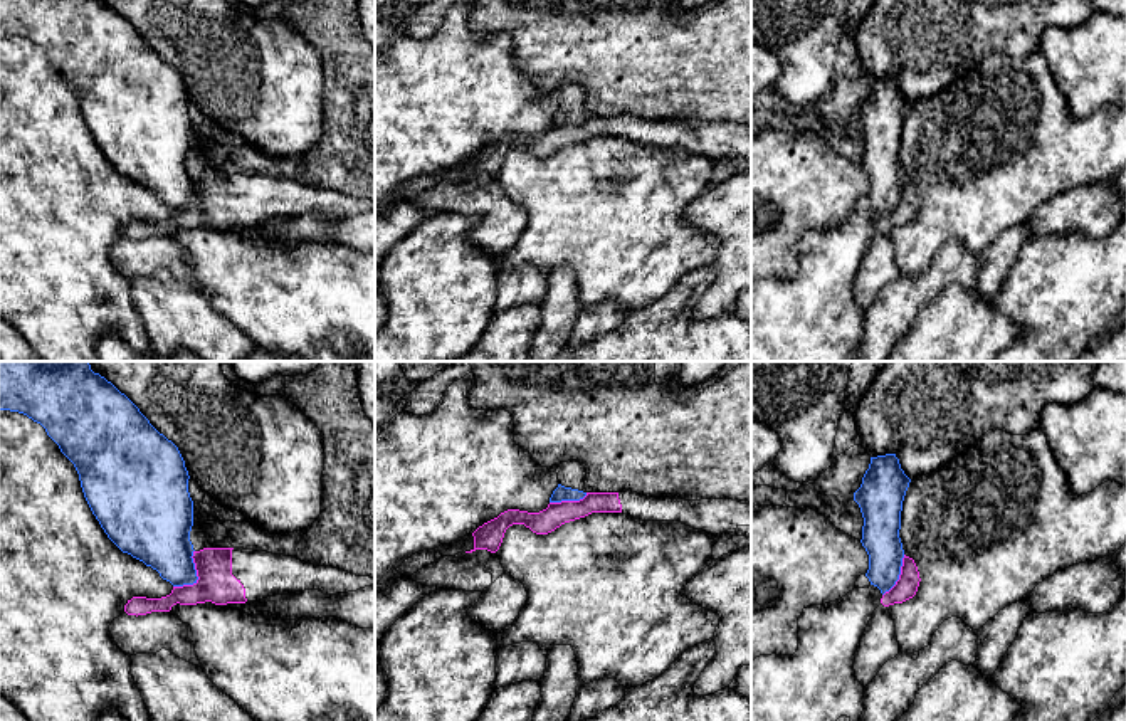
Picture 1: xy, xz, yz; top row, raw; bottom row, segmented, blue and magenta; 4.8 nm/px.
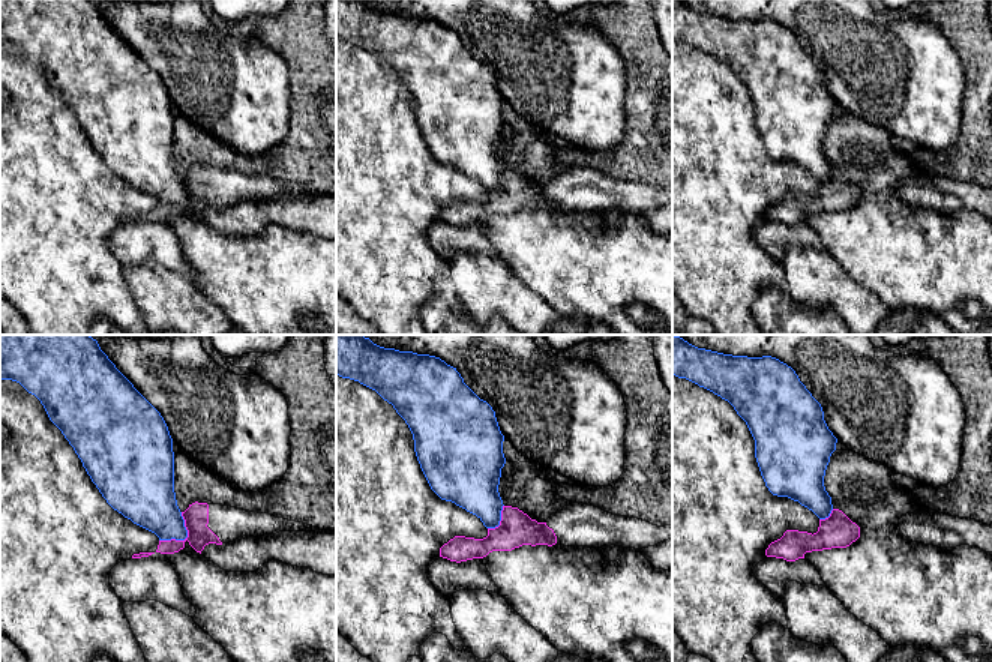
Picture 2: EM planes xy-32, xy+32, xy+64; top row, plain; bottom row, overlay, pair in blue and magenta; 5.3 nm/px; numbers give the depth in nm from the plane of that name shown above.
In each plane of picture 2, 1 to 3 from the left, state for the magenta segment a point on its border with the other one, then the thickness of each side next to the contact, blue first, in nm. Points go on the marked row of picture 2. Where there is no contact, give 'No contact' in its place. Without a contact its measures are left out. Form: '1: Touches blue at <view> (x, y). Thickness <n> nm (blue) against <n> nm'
1: Touches blue at xy-32 (185, 538). Thickness 260 nm (blue) against 130 nm
2: Touches blue at xy+32 (500, 520). Thickness 280 nm (blue) against 190 nm
3: Touches blue at xy+64 (827, 517). Thickness 240 nm (blue) against 180 nm

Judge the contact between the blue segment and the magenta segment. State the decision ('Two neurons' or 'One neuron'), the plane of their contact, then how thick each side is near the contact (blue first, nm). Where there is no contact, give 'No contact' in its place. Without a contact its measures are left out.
Two neurons. Touches blue in xy. Thickness 280 nm (blue) against 180 nm

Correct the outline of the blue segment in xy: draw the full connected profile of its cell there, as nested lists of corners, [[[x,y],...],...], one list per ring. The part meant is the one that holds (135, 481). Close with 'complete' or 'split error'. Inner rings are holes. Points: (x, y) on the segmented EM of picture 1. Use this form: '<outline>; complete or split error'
[[[0,361],[0,410],[18,412],[40,424],[61,452],[74,464],[84,497],[108,538],[143,561],[173,587],[197,583],[193,545],[193,501],[188,471],[178,447],[160,434],[139,408],[111,382],[91,370],[89,361]]]; complete

